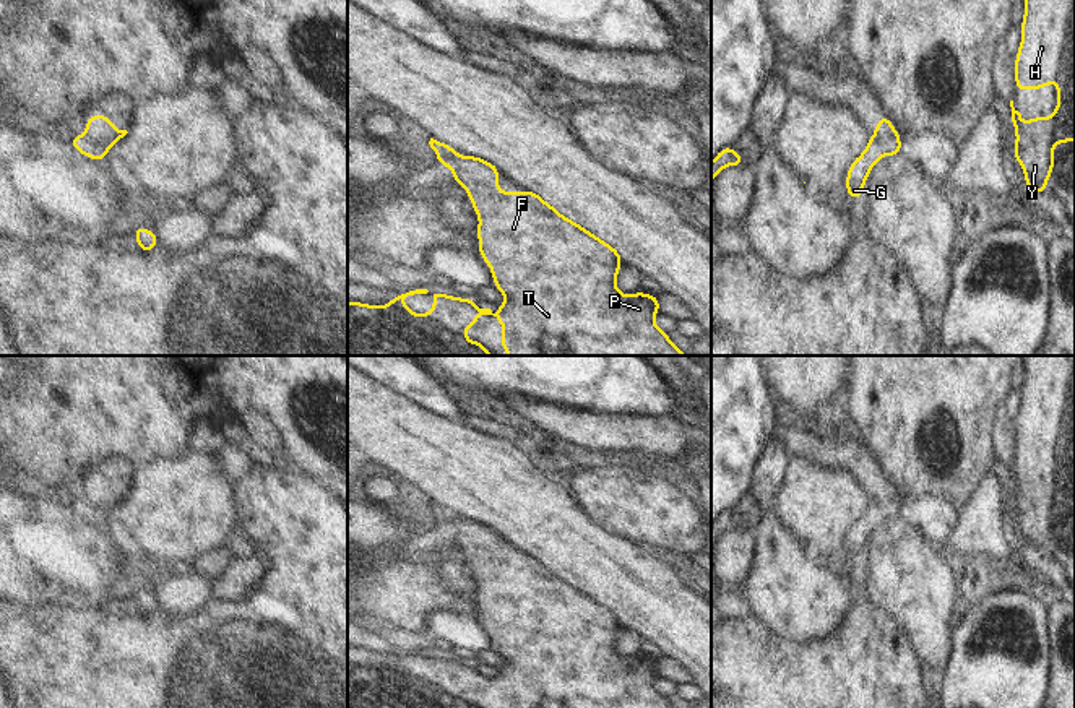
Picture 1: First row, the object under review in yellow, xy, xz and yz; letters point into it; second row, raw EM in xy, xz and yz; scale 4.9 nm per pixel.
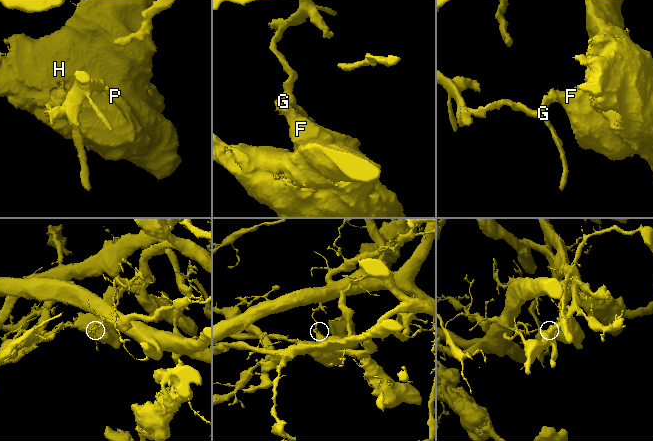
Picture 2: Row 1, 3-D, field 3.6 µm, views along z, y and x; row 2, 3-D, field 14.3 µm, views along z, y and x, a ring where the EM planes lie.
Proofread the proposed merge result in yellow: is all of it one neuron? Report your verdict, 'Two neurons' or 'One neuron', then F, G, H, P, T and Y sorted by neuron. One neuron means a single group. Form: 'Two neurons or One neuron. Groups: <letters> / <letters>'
Two neurons. Groups: F H P T Y / G

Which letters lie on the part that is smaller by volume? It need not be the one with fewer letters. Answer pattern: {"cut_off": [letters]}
{"cut_off": ["G"]}

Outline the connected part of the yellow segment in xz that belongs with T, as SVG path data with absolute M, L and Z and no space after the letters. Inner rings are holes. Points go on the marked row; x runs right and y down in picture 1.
M477 156L458 158L456 180L466 190L479 218L477 253L492 271L492 286L505 296L499 312L479 309L474 299L435 292L427 286L391 296L390 305L348 300L348 356L494 356L484 343L466 338L466 330L477 325L479 315L494 315L502 323L500 346L507 349L507 356L689 356L656 326L654 315L661 312L658 296L646 292L625 296L617 289L615 279L624 263L612 245L565 218L536 192L526 188L500 192L499 172L497 166ZM429 294L434 296L434 307L429 313L414 313L401 302L403 297Z

